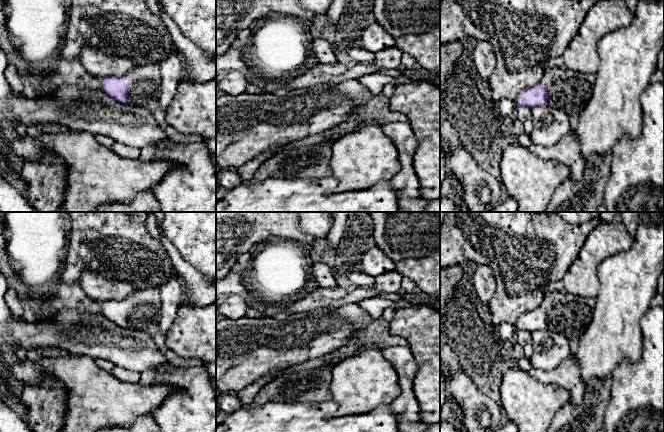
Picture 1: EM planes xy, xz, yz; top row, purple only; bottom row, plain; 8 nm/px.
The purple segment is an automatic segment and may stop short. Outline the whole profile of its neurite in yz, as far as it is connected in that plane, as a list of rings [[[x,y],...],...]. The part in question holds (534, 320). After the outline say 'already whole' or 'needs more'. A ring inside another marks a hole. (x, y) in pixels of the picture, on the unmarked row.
[[[565,291],[546,293],[541,304],[521,314],[516,322],[518,331],[550,330],[568,339],[580,338],[592,321],[595,298],[577,296]]]; needs more

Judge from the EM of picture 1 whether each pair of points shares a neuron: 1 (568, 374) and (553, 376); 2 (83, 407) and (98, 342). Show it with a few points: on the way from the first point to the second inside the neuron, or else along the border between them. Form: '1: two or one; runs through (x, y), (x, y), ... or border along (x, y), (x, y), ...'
1: one; runs through (564, 375), (557, 376)
2: two; border along (71, 354), (86, 355), (94, 359)

